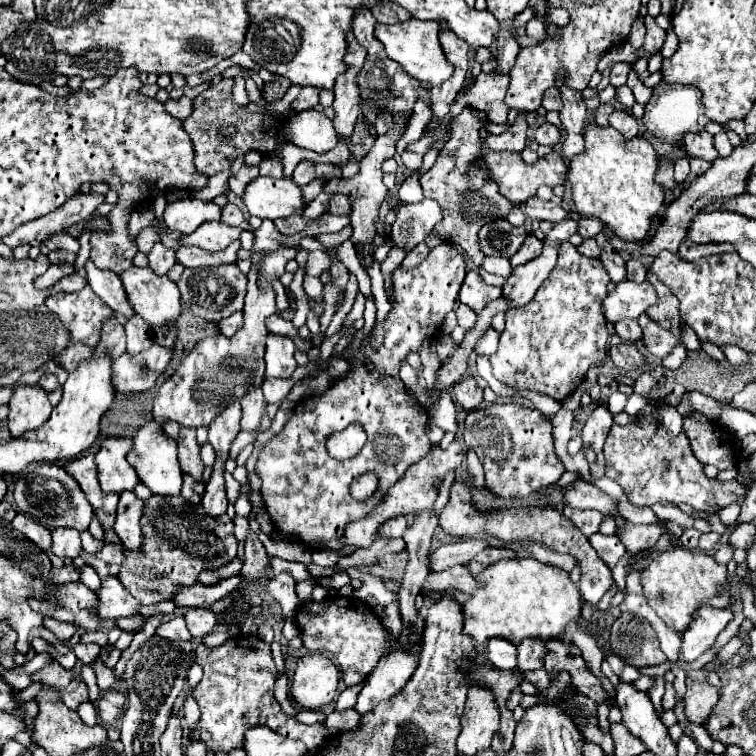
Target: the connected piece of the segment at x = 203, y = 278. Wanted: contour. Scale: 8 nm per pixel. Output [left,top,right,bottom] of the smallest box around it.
[177,264,247,322]

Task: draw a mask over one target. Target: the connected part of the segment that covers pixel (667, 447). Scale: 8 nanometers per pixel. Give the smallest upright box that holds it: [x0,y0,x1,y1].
[605,412,743,512]

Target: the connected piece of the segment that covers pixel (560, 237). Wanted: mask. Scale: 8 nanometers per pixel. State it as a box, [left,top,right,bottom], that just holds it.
[503,220,577,308]

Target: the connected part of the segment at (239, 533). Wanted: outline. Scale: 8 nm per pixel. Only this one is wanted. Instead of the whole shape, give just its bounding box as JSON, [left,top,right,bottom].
[233,514,249,542]

